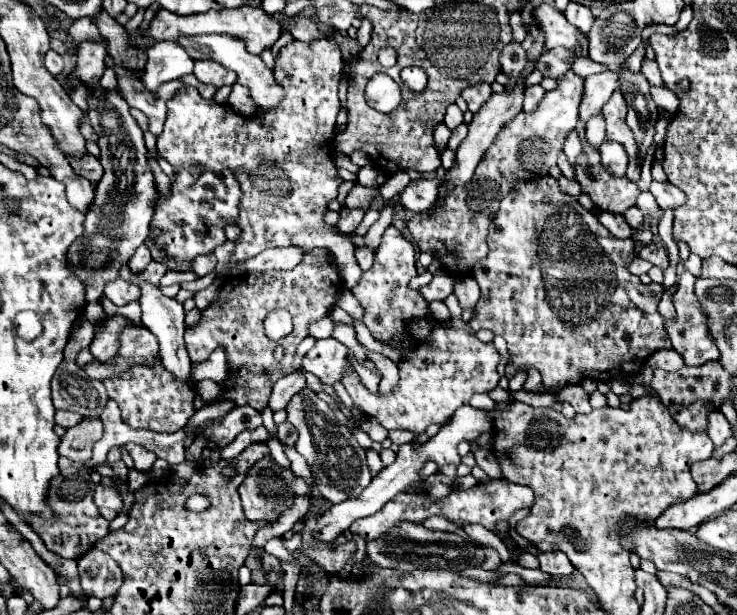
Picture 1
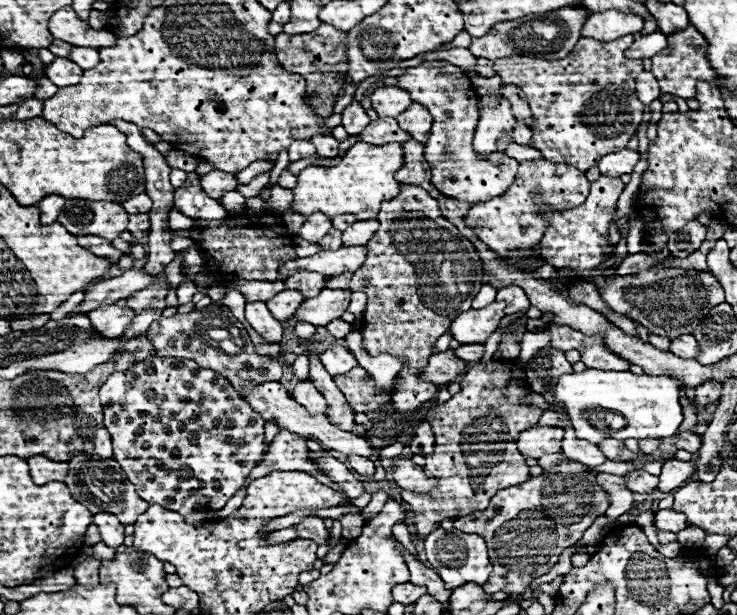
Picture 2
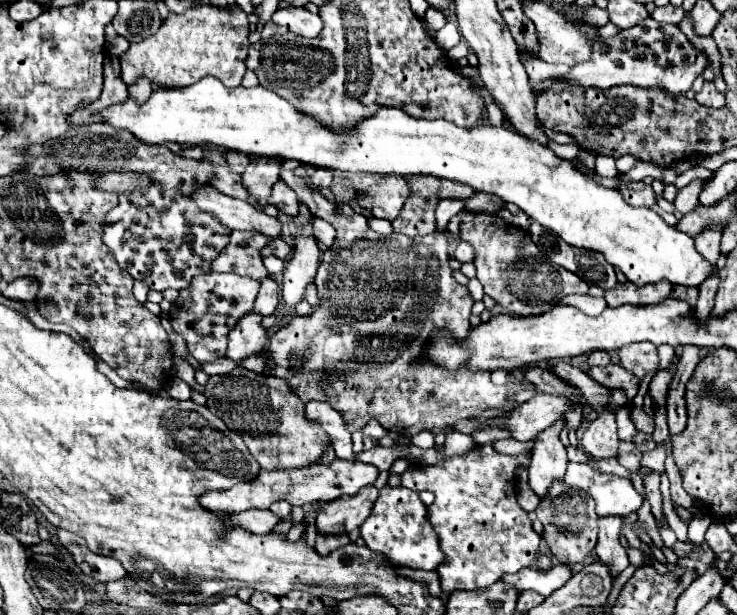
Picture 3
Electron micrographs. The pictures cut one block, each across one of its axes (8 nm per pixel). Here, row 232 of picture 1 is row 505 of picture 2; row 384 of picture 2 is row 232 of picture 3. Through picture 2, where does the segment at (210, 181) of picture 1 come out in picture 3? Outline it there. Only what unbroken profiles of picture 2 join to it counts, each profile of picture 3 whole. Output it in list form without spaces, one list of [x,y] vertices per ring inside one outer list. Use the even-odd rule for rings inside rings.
[[[202,158],[197,169],[182,169],[161,164],[150,173],[156,178],[156,186],[144,194],[120,194],[120,202],[112,208],[102,226],[102,238],[108,250],[112,250],[120,268],[128,270],[134,280],[146,282],[152,290],[164,292],[166,288],[182,290],[190,286],[196,274],[208,274],[212,258],[228,244],[228,226],[216,222],[212,214],[196,210],[196,204],[188,194],[192,186],[208,184],[208,160]]]

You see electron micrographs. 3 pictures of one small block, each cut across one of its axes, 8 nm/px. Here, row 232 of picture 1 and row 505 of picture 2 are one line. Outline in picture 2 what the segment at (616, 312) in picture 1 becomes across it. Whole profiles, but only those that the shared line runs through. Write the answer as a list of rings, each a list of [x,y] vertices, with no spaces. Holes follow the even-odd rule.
[[[542,472],[528,482],[498,490],[484,512],[472,512],[464,518],[456,518],[454,528],[480,534],[486,540],[490,562],[494,564],[494,572],[484,584],[488,594],[500,590],[524,592],[526,584],[546,574],[558,562],[562,550],[574,546],[594,520],[608,510],[608,506],[608,494],[598,486],[594,474]],[[544,476],[566,476],[566,480],[550,480]]]

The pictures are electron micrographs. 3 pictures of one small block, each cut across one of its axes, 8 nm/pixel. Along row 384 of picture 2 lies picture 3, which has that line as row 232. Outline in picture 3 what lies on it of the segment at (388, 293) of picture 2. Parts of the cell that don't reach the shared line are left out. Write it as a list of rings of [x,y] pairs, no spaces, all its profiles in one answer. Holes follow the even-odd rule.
[[[406,176],[410,182],[410,198],[400,210],[398,218],[392,222],[394,232],[406,234],[408,238],[418,238],[424,234],[432,234],[436,230],[434,224],[434,208],[438,204],[438,186],[440,180],[432,176]]]

